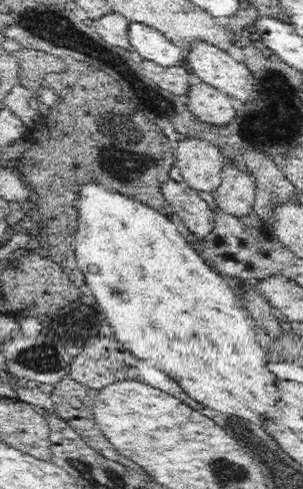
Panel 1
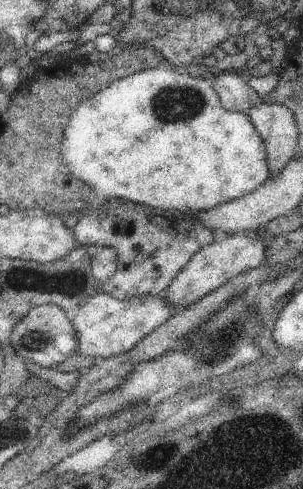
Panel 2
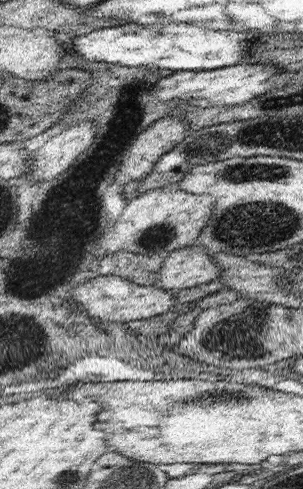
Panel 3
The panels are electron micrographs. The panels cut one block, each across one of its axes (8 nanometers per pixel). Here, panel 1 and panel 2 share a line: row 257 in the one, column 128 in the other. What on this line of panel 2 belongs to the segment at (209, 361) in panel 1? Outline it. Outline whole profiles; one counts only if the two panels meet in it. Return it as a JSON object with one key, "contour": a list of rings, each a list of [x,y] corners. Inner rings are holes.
{"contour":[[[163,68],[125,76],[79,104],[67,122],[61,156],[75,178],[95,188],[93,196],[111,196],[123,206],[143,204],[159,214],[179,218],[185,212],[203,212],[241,198],[269,178],[267,148],[251,118],[225,110],[209,80]]]}

